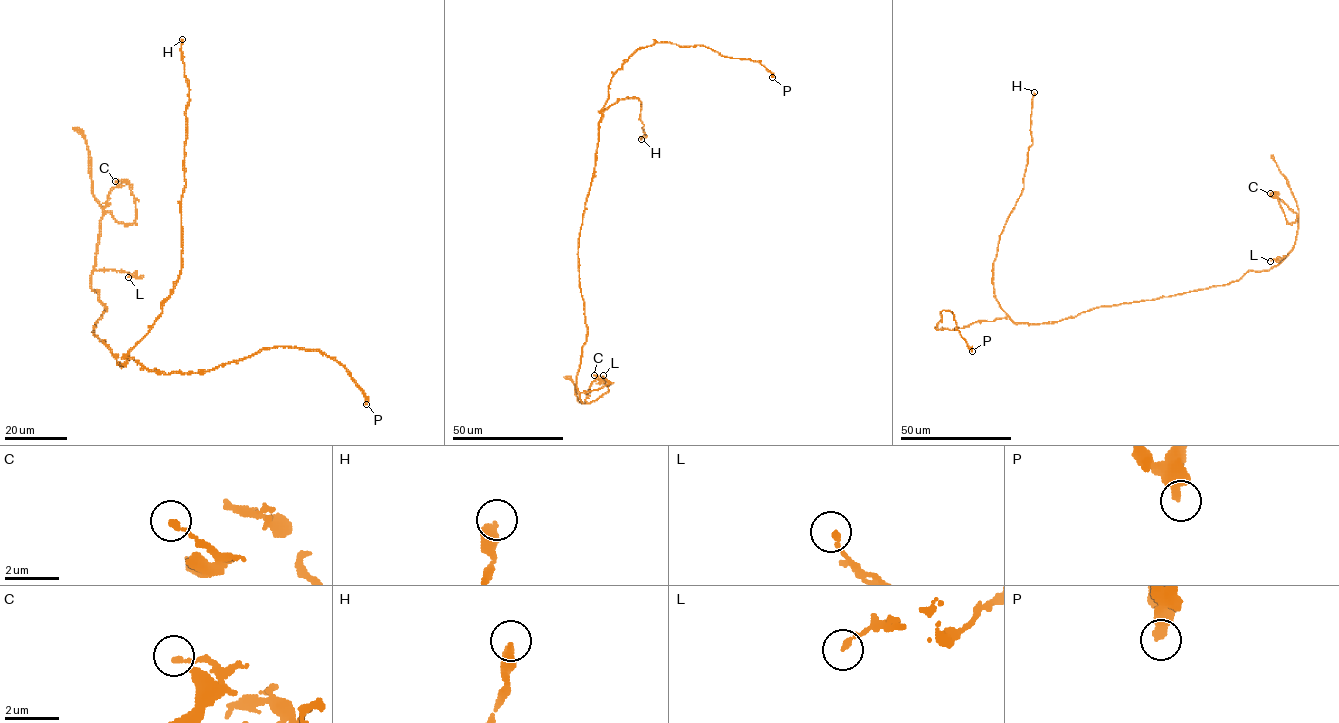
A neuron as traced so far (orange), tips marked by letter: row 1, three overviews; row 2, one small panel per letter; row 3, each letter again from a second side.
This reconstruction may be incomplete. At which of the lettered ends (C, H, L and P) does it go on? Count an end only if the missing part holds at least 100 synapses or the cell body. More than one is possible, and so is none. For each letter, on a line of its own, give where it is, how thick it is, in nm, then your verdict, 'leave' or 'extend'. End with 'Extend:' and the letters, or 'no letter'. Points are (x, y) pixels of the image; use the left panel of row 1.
C: at (115, 181); 180 nm thick; leave
H: at (182, 39); 400 nm thick; leave
L: at (128, 277); 180 nm thick; leave
P: at (366, 404); 480 nm thick; leave
Extend: no letter

